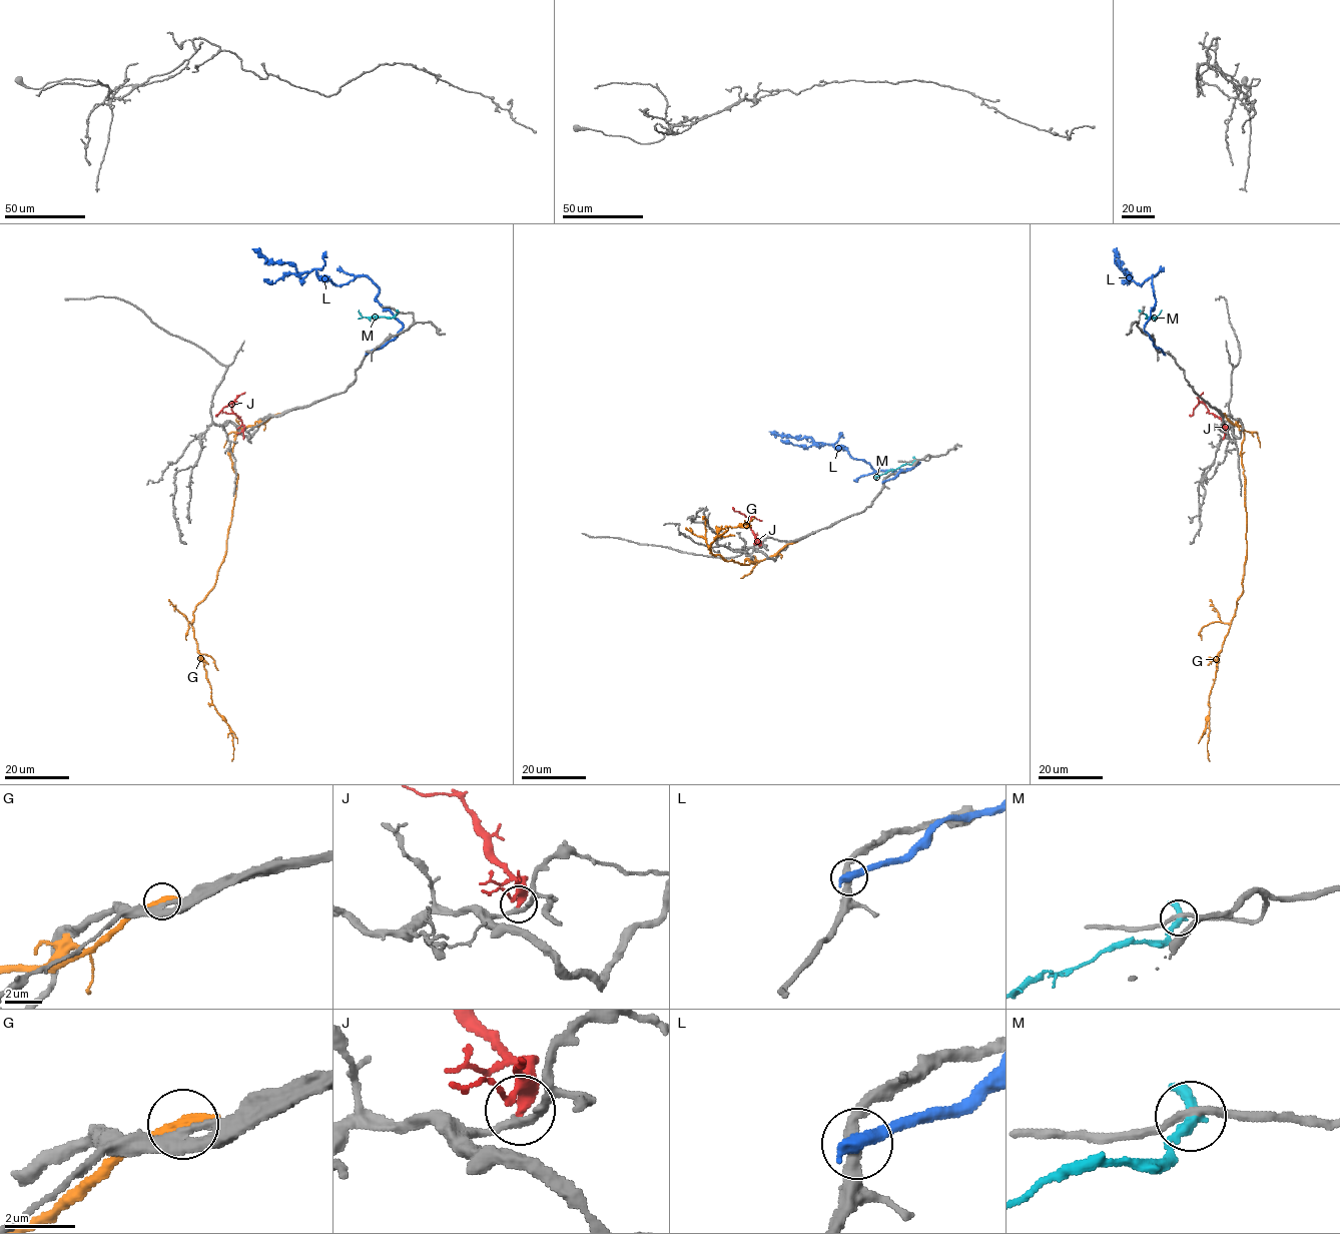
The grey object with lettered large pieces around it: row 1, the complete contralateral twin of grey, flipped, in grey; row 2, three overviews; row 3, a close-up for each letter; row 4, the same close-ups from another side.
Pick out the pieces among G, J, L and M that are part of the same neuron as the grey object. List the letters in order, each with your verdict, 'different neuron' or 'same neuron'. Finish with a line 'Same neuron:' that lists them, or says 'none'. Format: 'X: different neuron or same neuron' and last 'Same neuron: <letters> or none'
G: different neuron
J: same neuron
L: different neuron
M: different neuron
Same neuron: J

